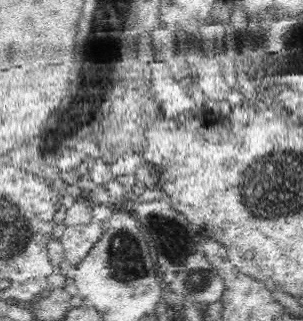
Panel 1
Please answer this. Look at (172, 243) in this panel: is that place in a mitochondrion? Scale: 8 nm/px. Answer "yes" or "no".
yes

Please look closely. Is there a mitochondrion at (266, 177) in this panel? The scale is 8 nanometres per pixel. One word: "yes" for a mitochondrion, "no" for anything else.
yes

